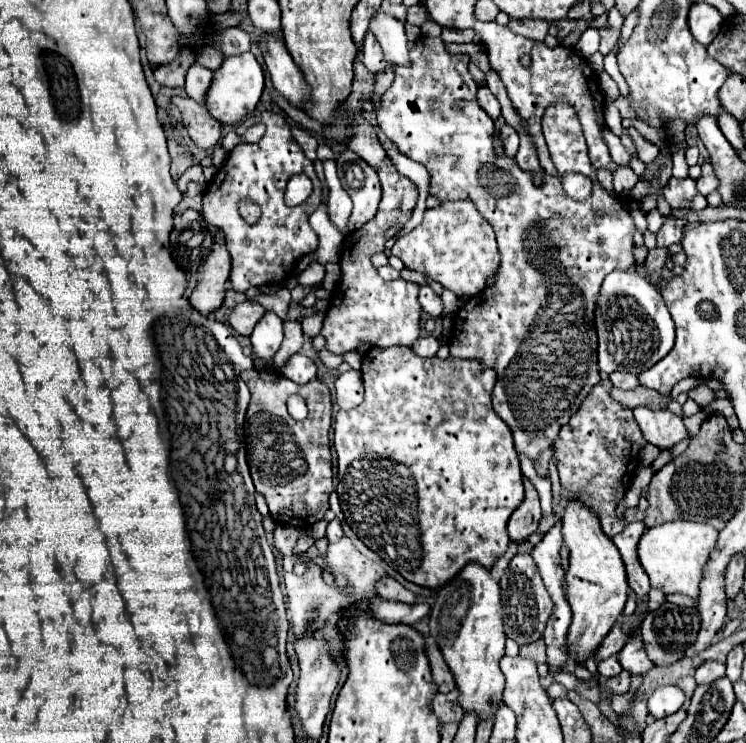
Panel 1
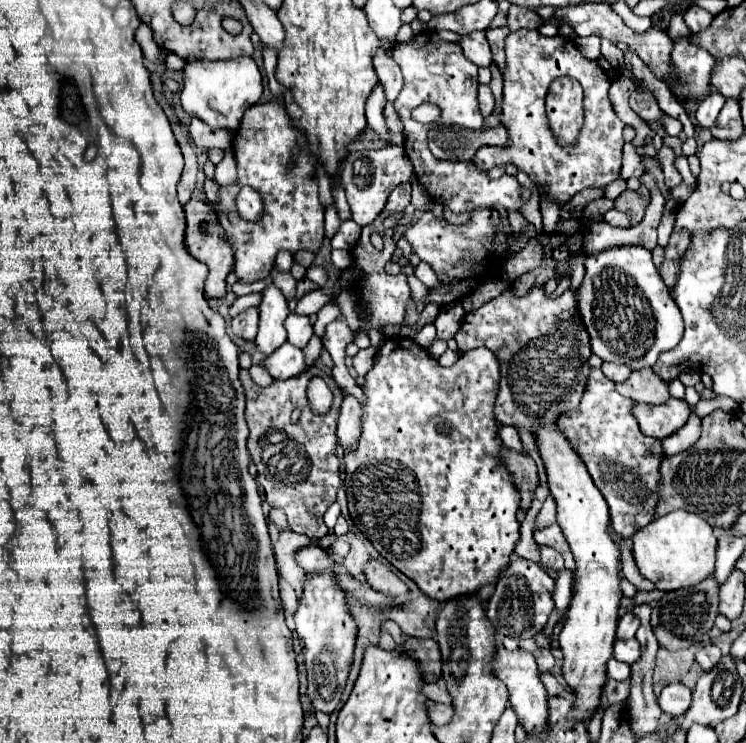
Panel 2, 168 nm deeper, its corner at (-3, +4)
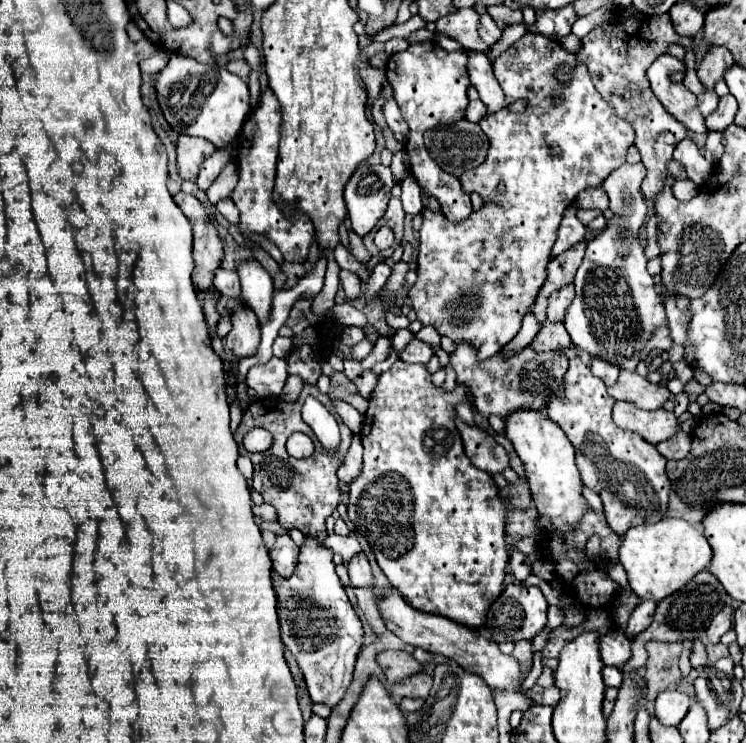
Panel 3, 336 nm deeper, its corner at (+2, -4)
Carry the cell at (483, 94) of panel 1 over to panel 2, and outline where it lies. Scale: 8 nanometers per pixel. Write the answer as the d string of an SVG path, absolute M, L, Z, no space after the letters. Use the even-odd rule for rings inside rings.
M488 85L478 87L478 107L480 107L480 115L484 119L488 119L492 115L492 111L494 111L494 95L492 95Z

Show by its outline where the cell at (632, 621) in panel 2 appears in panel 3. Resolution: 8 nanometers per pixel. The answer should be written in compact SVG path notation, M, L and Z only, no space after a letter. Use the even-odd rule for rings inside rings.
M641 601L641 603L633 609L633 613L631 613L629 621L627 621L627 629L625 629L625 635L627 635L629 639L633 639L637 633L641 633L643 629L647 629L647 627L651 625L655 607L657 607L655 601Z

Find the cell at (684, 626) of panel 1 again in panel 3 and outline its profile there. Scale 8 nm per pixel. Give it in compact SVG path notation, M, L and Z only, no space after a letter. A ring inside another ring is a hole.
M709 571L697 573L681 591L669 595L667 599L657 603L657 611L653 617L653 623L641 631L641 639L647 641L661 641L661 643L681 643L681 641L695 641L705 635L711 619L721 611L725 603L729 603L727 591L721 587L717 577L713 577Z

